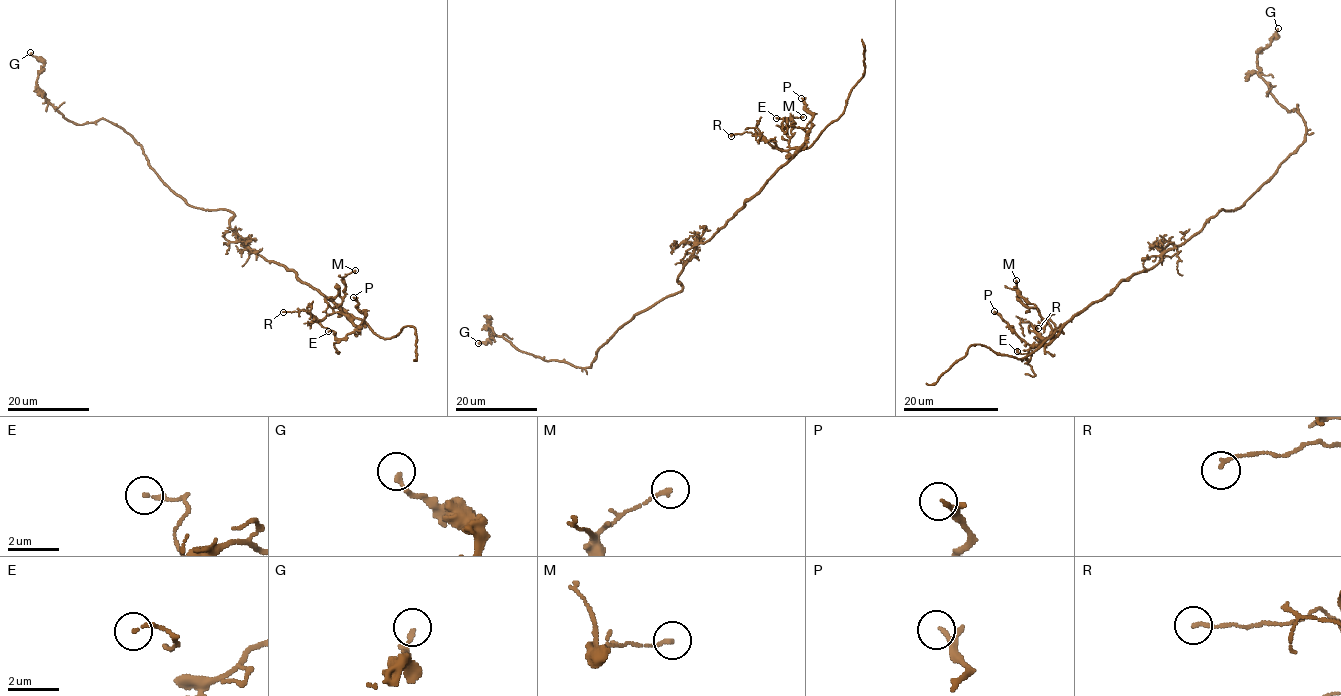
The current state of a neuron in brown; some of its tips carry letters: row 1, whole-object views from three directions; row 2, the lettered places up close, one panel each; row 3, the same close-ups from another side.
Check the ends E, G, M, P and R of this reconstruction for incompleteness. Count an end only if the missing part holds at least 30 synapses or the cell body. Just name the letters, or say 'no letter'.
no letter

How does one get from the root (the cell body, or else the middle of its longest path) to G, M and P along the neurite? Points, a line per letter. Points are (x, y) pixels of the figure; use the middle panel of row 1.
G: (678, 275), (682, 289), (625, 323), (589, 367), (521, 352), (489, 326), (491, 337), (478, 343)
M: (678, 275), (694, 248), (717, 232), (792, 156), (787, 152), (793, 135), (792, 119), (803, 117)
P: (678, 275), (694, 248), (717, 232), (804, 144), (812, 116), (805, 109), (806, 104), (801, 98)

